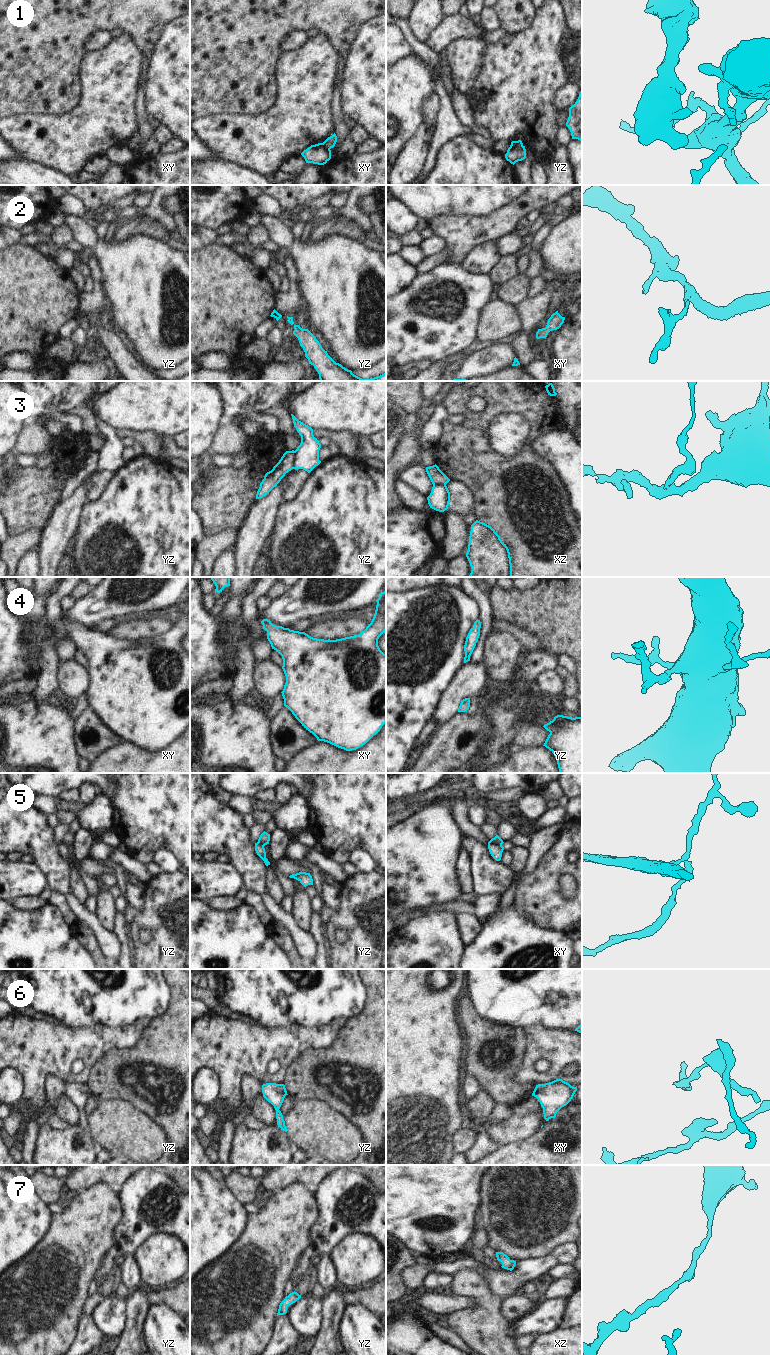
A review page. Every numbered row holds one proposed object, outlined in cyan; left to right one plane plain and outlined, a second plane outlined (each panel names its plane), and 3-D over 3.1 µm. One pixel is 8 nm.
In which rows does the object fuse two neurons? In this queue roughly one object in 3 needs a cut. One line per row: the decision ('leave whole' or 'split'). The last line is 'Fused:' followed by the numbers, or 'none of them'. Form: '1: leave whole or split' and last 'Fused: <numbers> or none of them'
1: split
2: leave whole
3: split
4: leave whole
5: split
6: leave whole
7: leave whole
Fused: 1, 3, 5

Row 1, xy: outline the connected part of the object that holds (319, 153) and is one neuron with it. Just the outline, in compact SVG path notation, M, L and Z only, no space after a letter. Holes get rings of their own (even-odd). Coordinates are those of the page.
M323 142L311 145L301 155L306 163L324 165L331 159L331 150Z

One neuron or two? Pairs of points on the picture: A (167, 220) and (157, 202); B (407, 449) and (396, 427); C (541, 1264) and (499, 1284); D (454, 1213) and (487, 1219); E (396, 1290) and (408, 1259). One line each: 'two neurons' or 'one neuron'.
A: one neuron
B: two neurons
C: one neuron
D: two neurons
E: one neuron

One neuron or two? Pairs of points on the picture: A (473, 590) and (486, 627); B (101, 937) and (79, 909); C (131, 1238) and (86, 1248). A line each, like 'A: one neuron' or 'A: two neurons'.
A: one neuron
B: one neuron
C: two neurons

